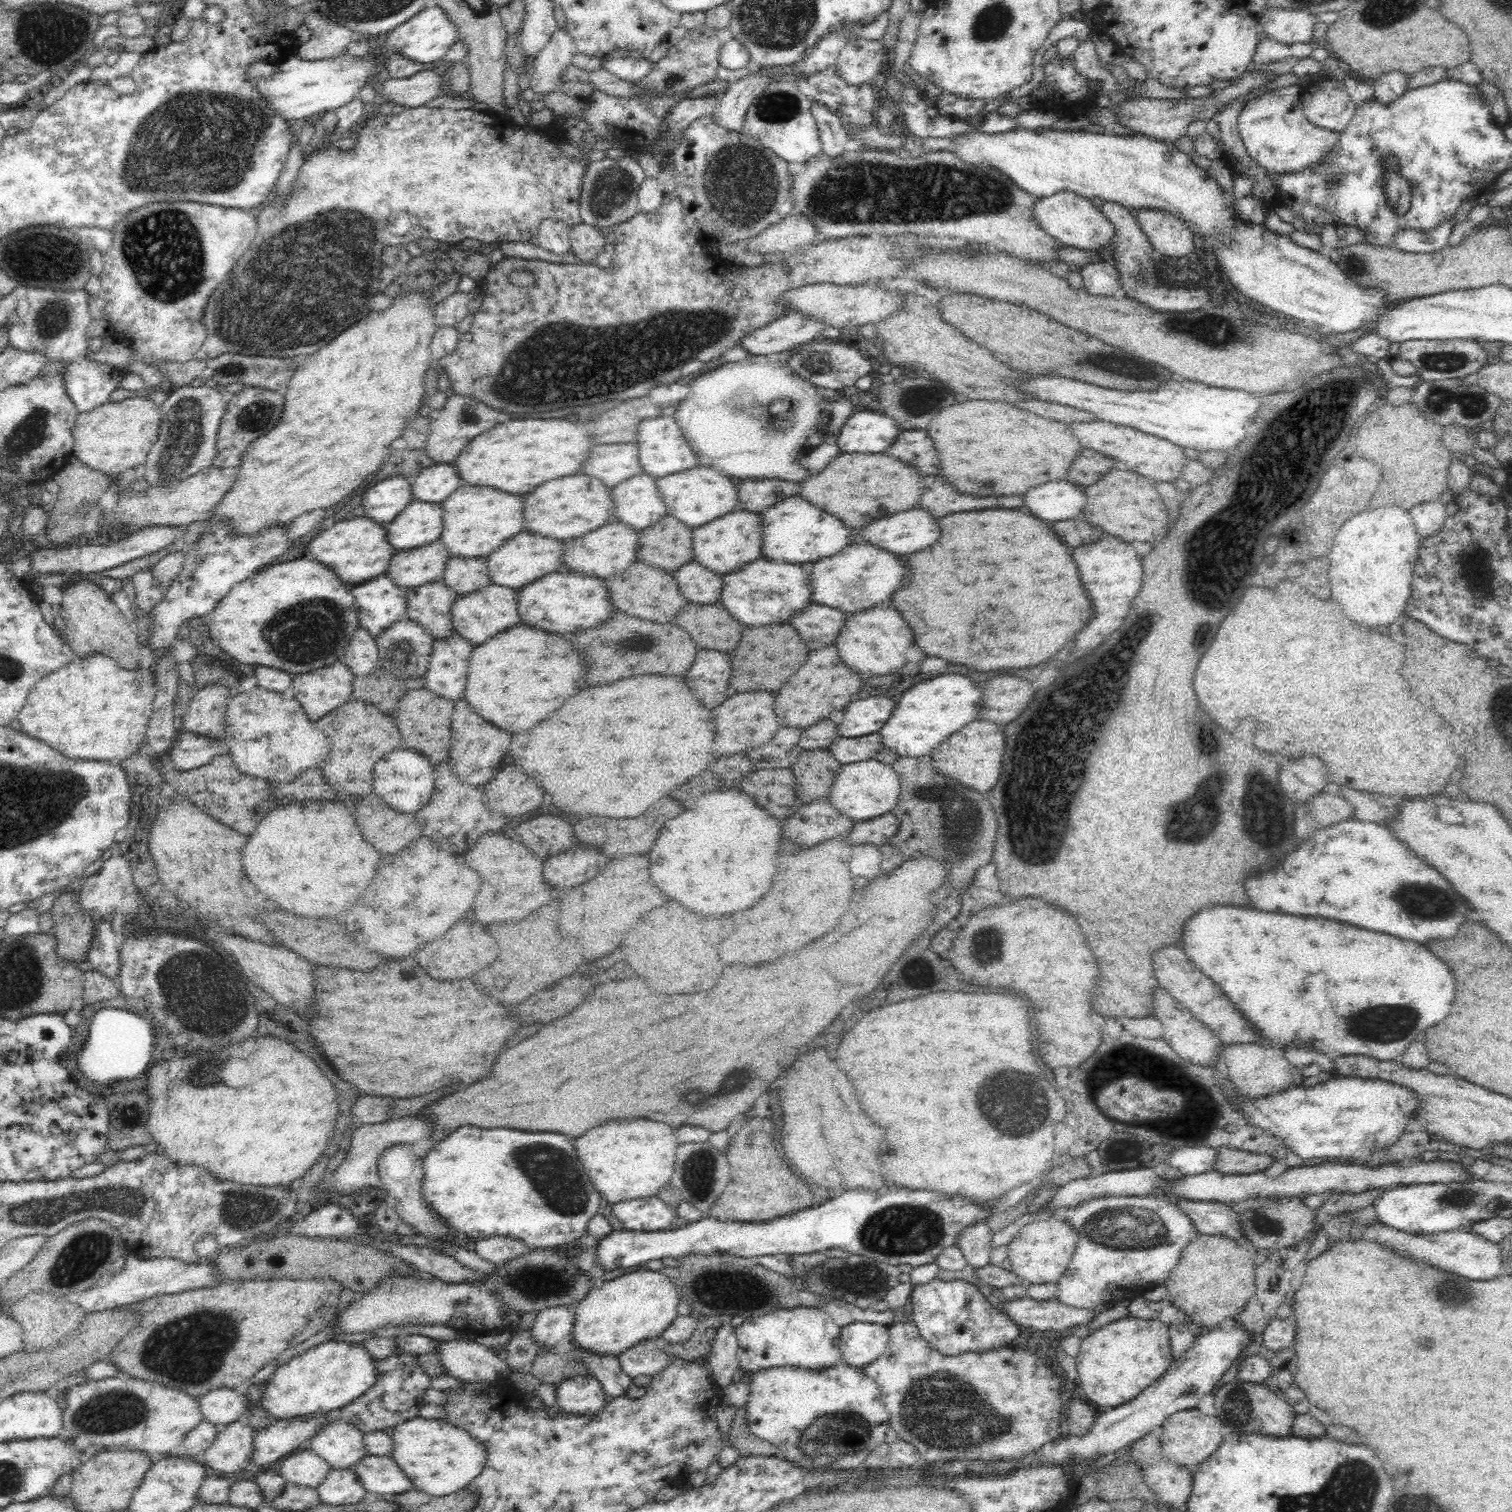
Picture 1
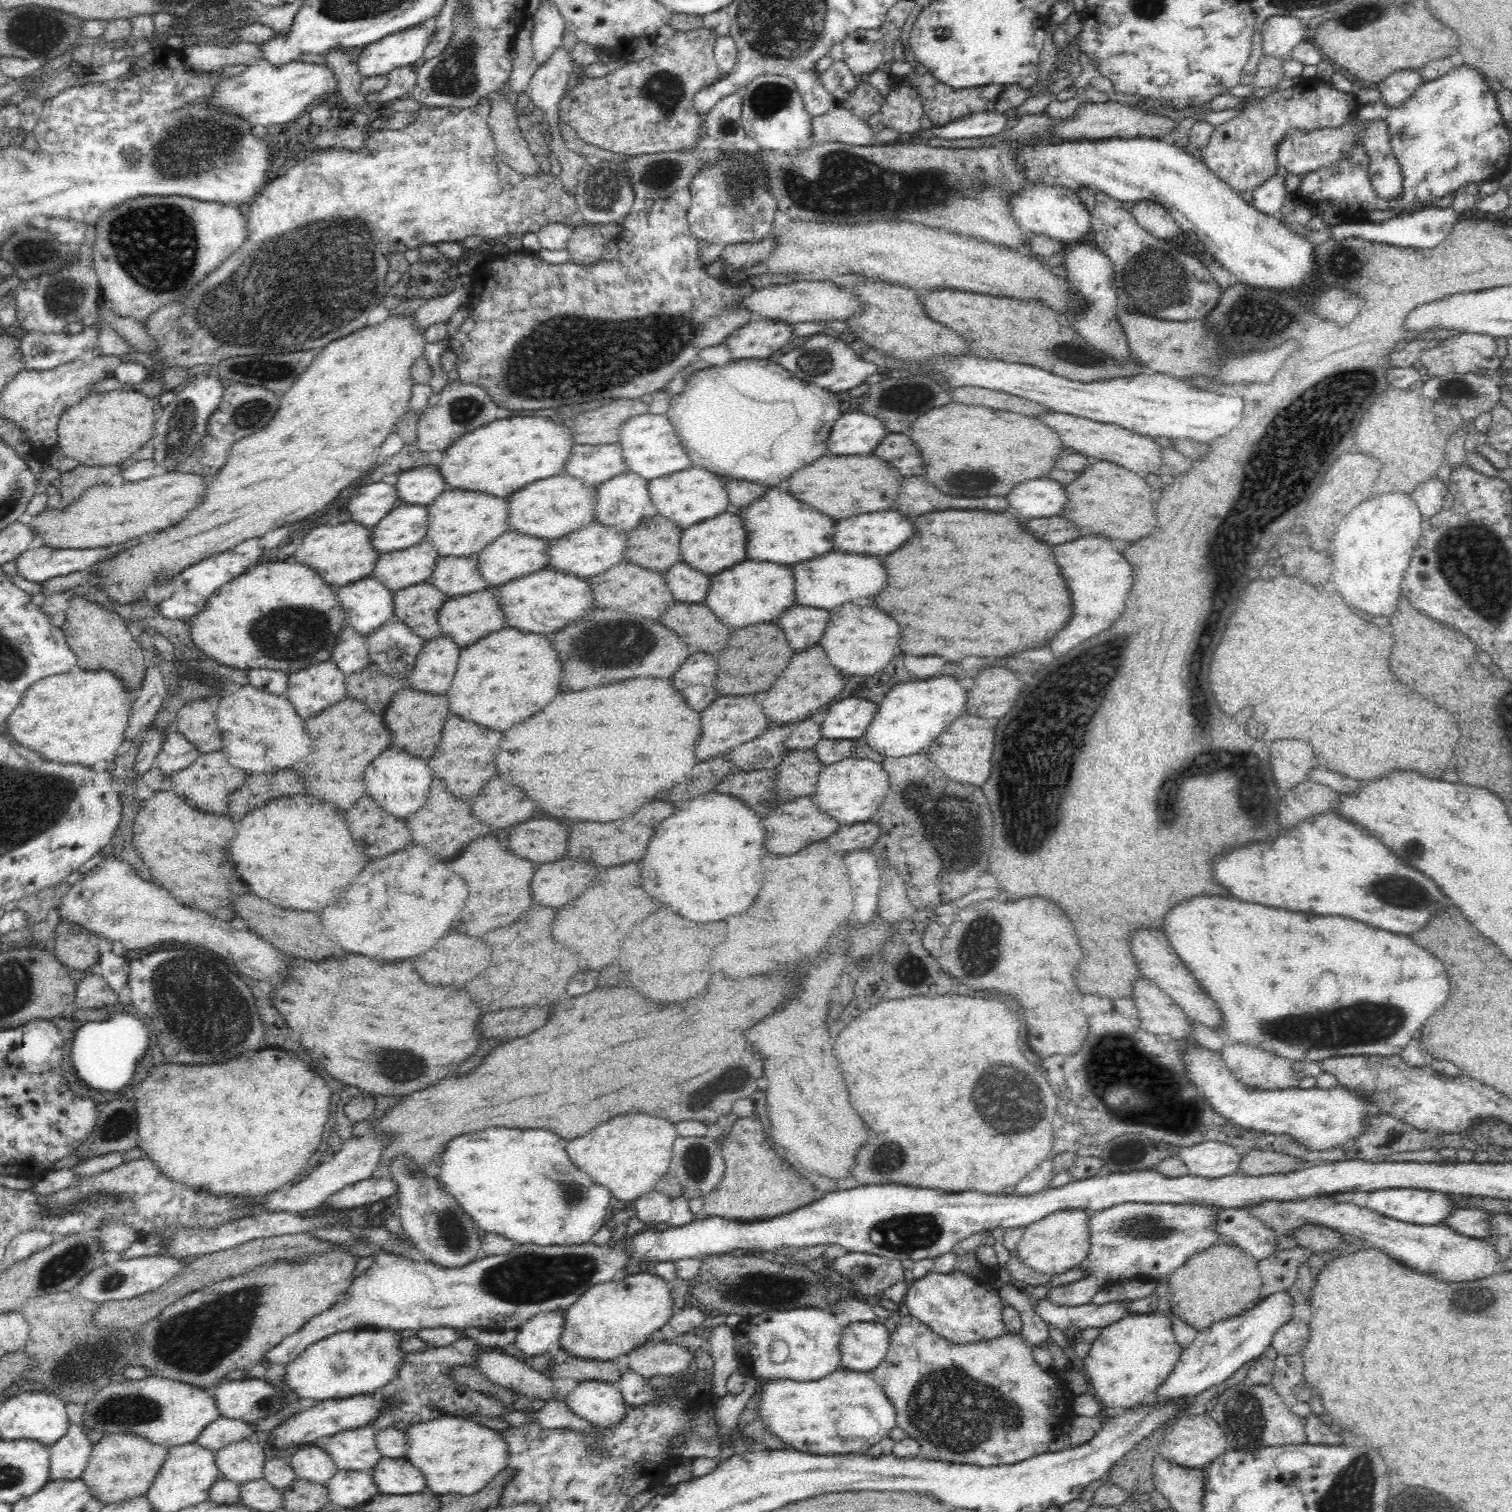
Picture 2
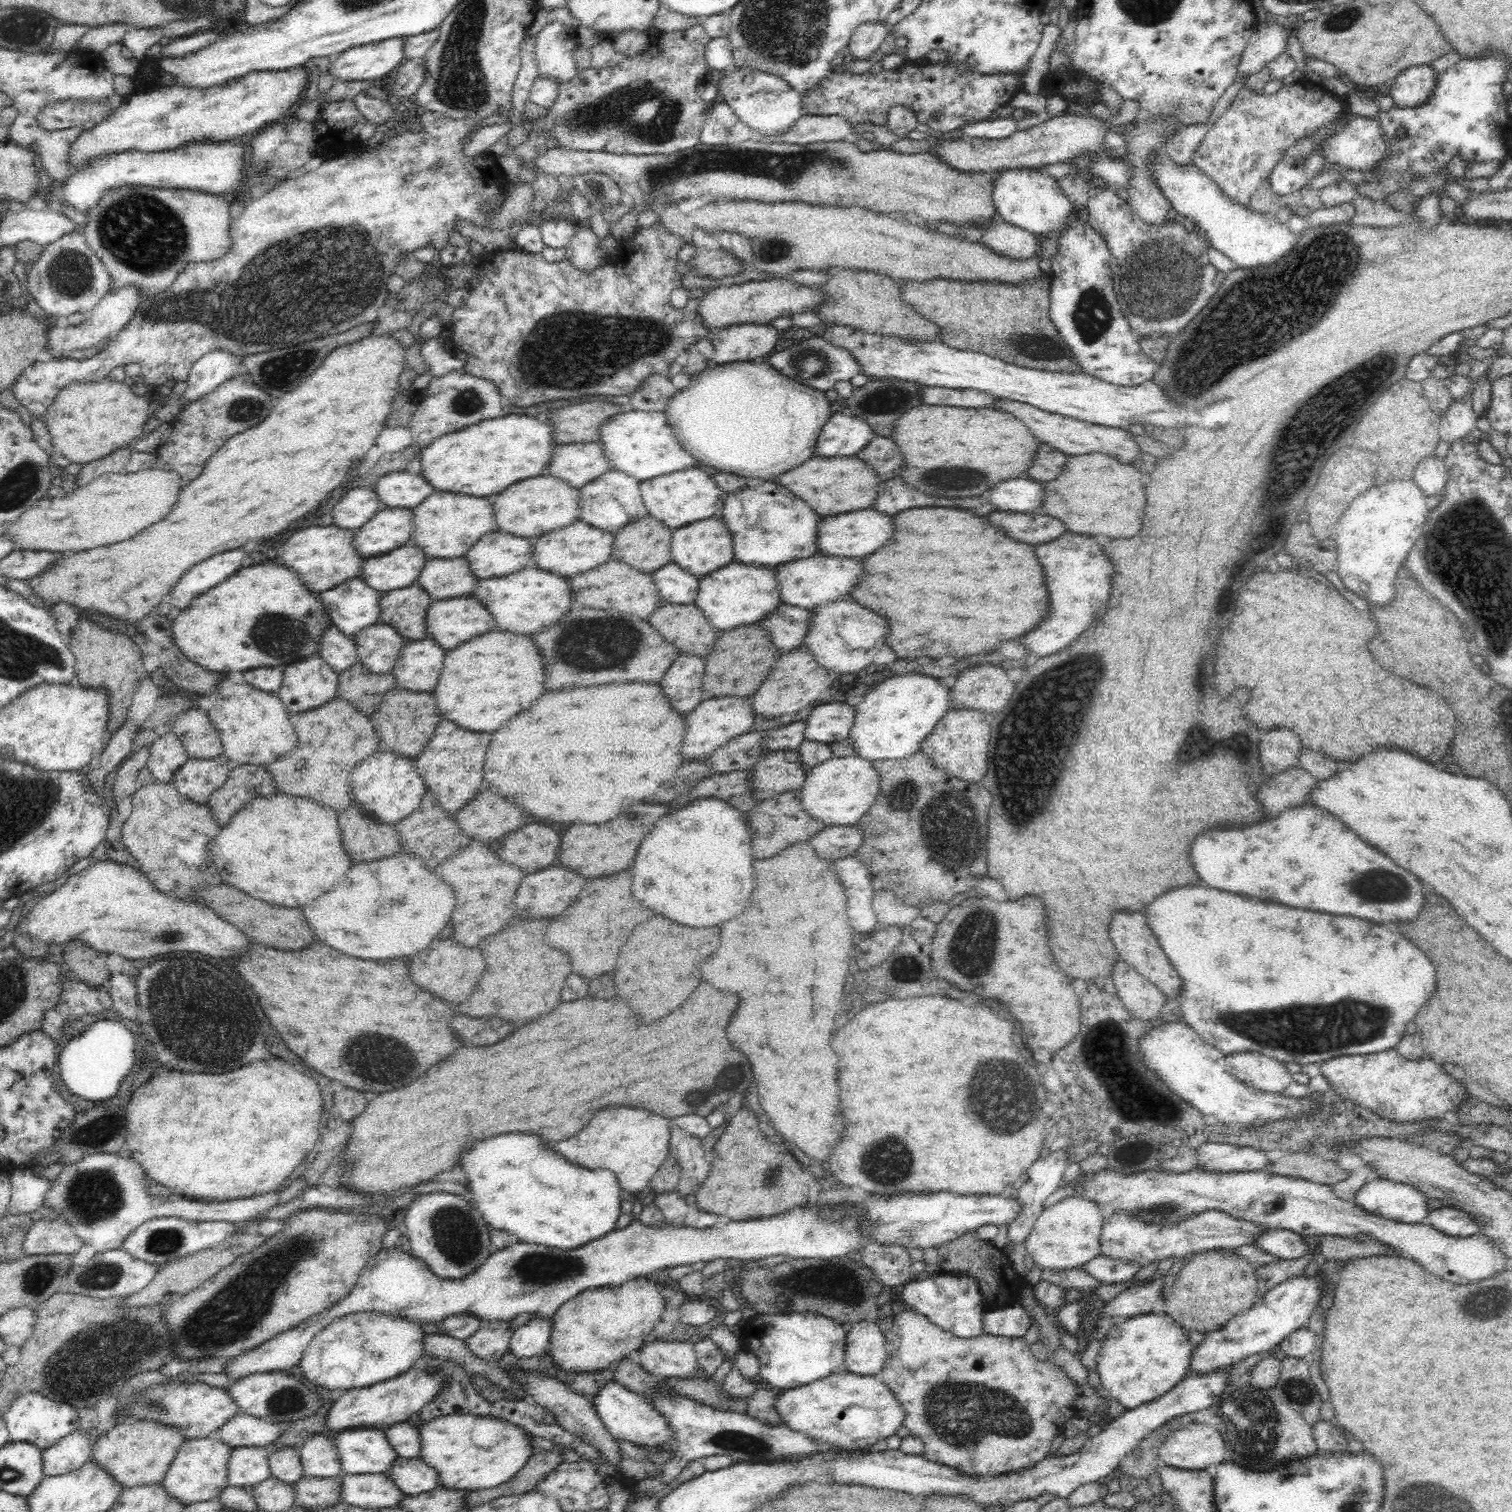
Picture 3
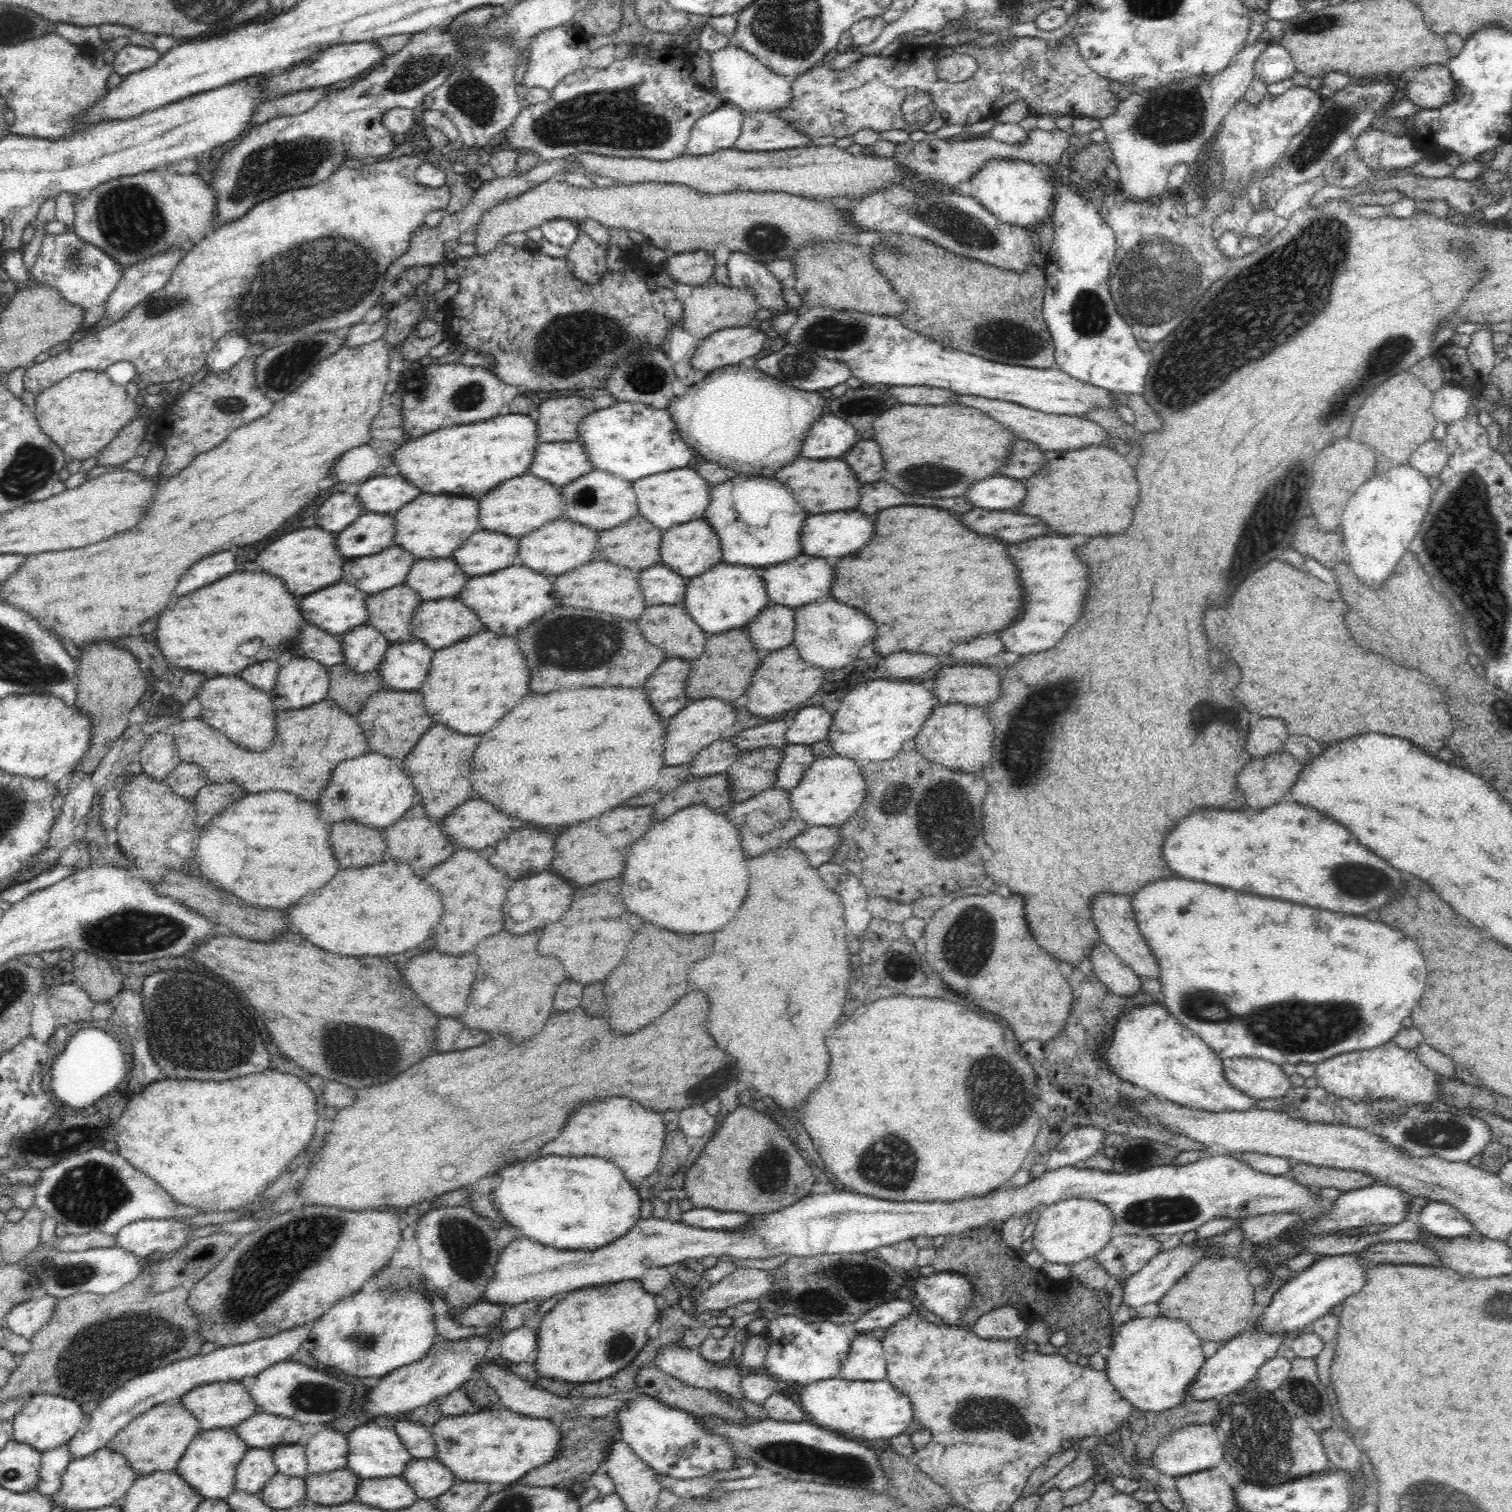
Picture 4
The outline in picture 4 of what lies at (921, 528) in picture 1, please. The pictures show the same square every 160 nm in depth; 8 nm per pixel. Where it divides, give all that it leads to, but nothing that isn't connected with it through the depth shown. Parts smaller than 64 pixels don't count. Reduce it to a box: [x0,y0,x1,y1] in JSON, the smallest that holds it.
[802,510,874,558]

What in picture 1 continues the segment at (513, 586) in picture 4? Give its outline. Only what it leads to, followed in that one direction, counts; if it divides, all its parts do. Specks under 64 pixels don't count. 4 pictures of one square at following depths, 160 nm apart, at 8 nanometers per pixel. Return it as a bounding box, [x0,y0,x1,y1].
[518,572,614,632]

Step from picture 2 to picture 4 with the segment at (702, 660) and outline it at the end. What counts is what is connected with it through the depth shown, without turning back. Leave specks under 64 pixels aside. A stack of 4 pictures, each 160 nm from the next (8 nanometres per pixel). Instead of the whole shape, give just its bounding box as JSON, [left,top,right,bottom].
[644,658,690,718]

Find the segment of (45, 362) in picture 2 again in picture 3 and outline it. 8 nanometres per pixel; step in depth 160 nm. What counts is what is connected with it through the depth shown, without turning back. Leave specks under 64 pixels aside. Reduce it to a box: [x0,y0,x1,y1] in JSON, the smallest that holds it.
[43,287,140,359]

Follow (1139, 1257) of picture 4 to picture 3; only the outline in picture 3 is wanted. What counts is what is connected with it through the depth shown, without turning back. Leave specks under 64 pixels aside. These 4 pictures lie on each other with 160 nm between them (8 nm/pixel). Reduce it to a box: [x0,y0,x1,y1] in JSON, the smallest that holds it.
[1080,1255,1139,1284]

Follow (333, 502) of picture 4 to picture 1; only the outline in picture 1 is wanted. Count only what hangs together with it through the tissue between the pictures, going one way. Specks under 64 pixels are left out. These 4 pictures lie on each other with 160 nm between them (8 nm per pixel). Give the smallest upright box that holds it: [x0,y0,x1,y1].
[364,474,416,526]

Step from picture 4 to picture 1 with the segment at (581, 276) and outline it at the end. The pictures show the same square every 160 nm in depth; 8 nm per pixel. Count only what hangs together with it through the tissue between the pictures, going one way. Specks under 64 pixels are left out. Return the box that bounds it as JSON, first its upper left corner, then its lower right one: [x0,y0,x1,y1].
[570,223,606,262]

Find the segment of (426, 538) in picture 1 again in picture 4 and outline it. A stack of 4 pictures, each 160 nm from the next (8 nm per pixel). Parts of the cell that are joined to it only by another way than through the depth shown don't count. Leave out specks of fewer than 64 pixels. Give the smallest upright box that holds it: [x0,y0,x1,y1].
[336,512,394,559]

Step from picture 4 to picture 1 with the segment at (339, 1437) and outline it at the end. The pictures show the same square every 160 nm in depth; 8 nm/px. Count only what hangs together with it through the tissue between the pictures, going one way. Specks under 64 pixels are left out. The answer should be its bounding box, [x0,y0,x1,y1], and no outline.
[277,1449,331,1489]

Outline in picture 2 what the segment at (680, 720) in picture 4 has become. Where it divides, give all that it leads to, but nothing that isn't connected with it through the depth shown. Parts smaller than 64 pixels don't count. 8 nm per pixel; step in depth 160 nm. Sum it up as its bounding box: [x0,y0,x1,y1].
[696,696,768,760]

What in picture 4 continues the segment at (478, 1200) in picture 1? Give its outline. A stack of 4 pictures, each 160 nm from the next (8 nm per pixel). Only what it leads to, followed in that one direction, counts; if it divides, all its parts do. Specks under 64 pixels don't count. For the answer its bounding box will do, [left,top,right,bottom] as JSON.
[489,1156,641,1251]

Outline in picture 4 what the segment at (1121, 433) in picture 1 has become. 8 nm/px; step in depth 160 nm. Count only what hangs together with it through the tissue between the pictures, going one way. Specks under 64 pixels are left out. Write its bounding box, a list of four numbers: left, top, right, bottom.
[959,396,1114,452]

